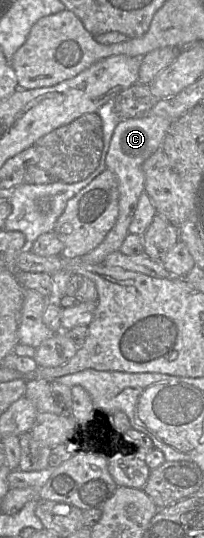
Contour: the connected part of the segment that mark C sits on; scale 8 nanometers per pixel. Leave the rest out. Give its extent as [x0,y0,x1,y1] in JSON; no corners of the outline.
[80,115,172,264]

